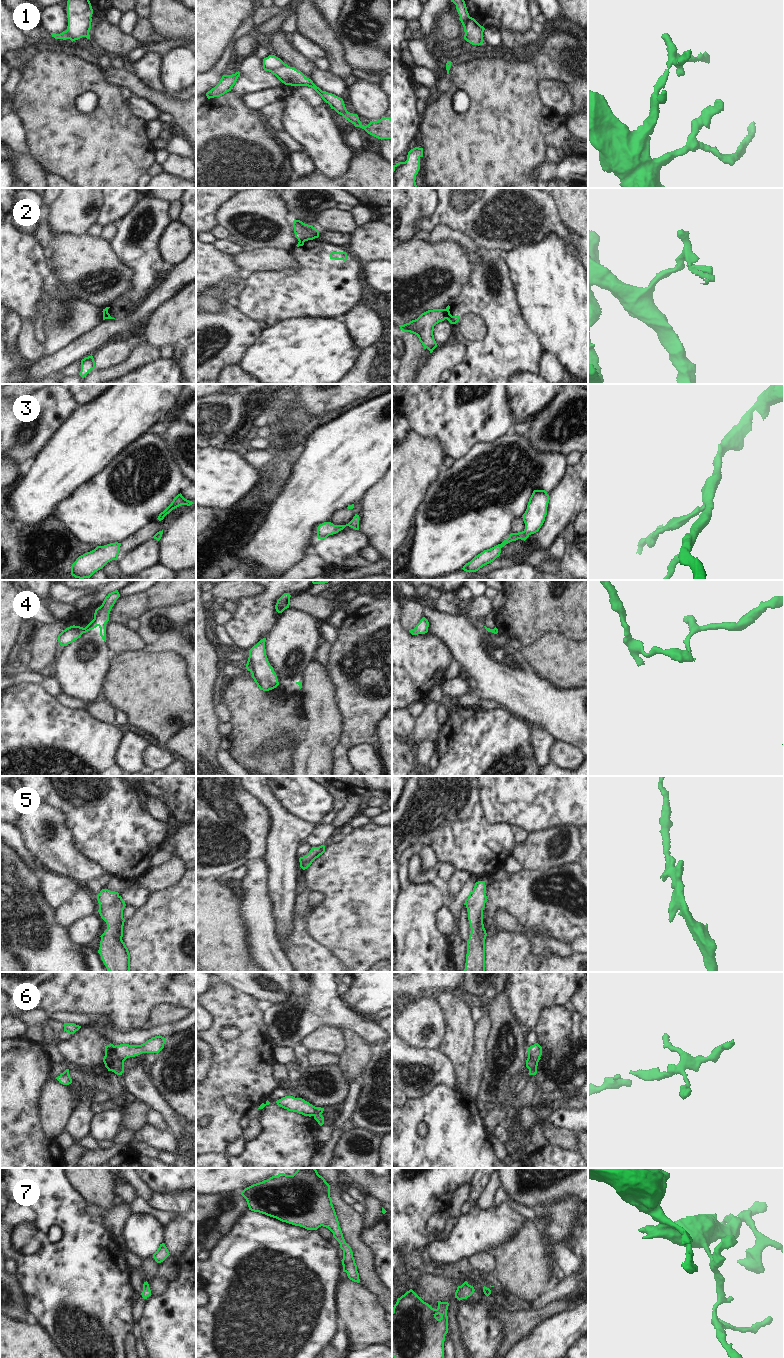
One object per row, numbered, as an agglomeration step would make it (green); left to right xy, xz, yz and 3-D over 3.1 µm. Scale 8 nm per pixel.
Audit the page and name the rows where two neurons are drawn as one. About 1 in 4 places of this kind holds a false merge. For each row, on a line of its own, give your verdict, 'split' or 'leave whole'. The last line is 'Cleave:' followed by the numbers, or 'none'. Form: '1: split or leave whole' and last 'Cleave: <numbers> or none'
1: split
2: split
3: leave whole
4: split
5: leave whole
6: split
7: leave whole
Cleave: 1, 2, 4, 6

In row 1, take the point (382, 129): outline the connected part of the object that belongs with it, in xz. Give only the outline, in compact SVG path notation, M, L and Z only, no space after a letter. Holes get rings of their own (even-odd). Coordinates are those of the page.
M284 64L283 66L268 70L263 67L265 71L271 72L275 75L282 83L291 86L308 86L313 88L321 98L330 105L331 109L334 109L338 114L342 115L345 119L351 122L355 127L364 129L368 134L378 139L392 139L392 118L385 117L378 121L370 121L366 126L362 125L357 114L353 114L347 111L344 101L342 98L322 91L317 87L313 81L306 78L305 75L297 69Z

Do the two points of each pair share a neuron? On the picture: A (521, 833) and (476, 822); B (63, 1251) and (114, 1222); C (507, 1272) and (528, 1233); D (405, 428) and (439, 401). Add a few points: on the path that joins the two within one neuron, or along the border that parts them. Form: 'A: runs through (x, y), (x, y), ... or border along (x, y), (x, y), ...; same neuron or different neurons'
A: border along (510, 826), (516, 841); different neurons
B: border along (100, 1215), (108, 1231), (118, 1240); different neurons
C: runs through (517, 1262), (525, 1254), (528, 1243); same neuron
D: border along (408, 423), (412, 429); different neurons

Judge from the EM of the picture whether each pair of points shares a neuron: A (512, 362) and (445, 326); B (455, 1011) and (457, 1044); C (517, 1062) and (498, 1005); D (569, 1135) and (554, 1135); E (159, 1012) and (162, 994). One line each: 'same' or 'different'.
A: different
B: same
C: same
D: same
E: different

